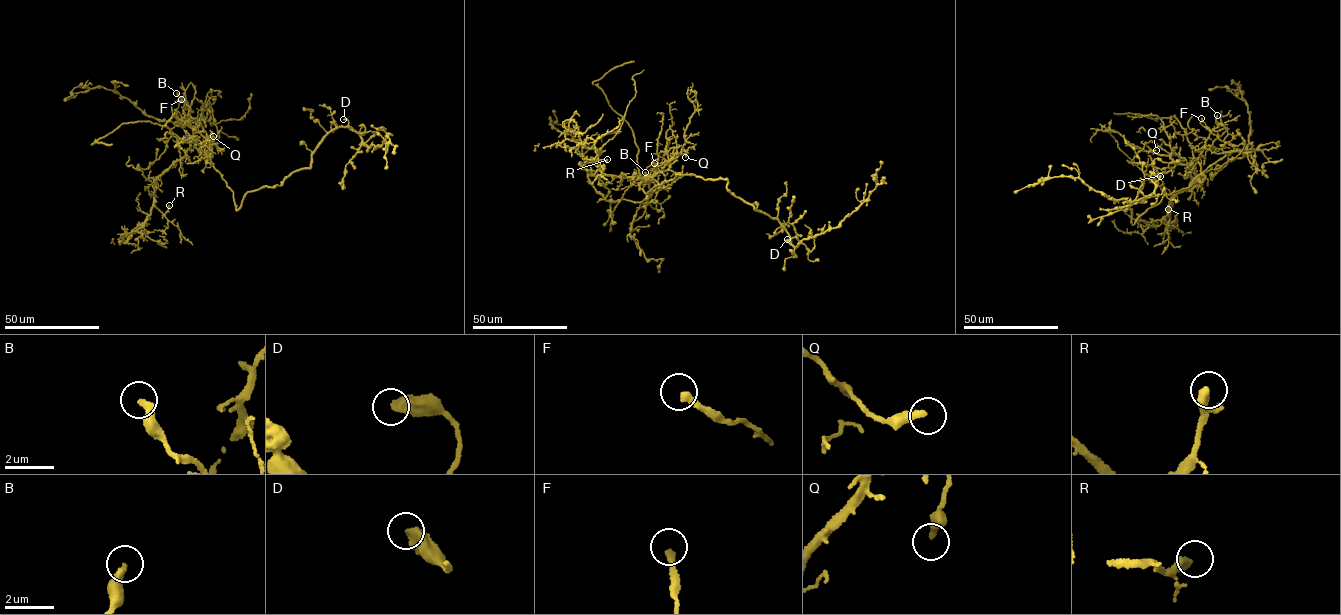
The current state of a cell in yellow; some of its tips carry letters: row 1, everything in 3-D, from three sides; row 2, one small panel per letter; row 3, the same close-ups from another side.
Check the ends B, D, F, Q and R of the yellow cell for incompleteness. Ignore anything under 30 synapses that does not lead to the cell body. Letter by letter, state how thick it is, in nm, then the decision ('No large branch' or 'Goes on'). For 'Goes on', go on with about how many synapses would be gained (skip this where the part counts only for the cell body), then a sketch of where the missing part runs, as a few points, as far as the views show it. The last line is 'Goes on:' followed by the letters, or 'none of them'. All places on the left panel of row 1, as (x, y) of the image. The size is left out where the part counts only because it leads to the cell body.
B: Thickness 320 nm. Goes on. Roughly 45 synapses. Course of what is missing: (176, 93), (178, 84), (173, 74), (161, 66)
D: Thickness 500 nm. No large branch
F: Thickness 240 nm. No large branch
Q: Thickness 280 nm. No large branch
R: Thickness 400 nm. No large branch
Goes on: B

